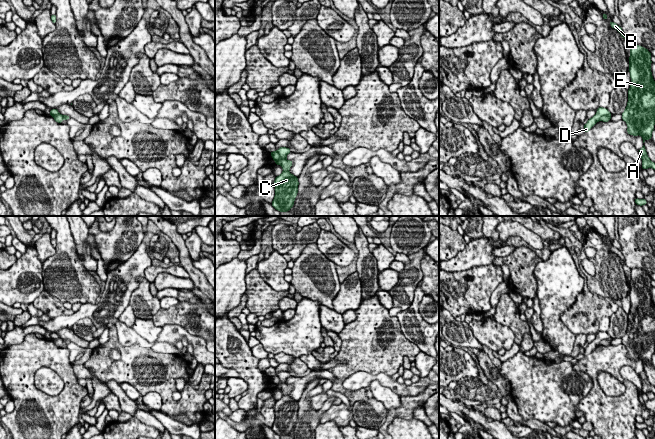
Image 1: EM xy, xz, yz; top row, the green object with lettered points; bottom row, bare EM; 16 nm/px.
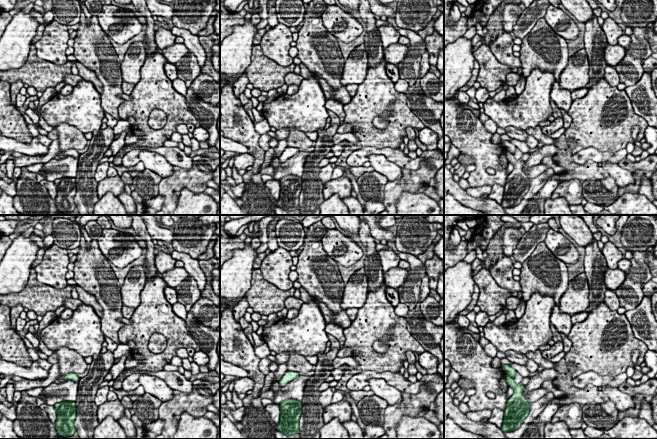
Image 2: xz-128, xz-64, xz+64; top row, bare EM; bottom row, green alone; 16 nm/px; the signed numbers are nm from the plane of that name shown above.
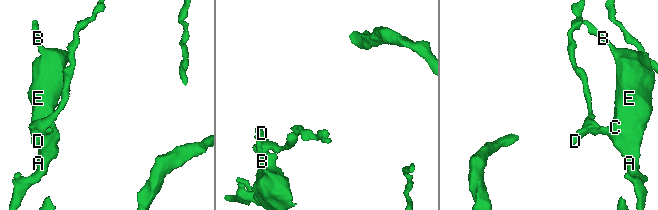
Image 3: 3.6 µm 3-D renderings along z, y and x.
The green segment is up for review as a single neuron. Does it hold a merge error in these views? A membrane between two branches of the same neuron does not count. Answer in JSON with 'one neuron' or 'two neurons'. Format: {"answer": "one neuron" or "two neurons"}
{"answer": "two neurons"}

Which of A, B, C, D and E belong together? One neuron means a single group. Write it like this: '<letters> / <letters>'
A B C E / D

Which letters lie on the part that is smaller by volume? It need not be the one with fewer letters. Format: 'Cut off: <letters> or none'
Cut off: A, B, C, E

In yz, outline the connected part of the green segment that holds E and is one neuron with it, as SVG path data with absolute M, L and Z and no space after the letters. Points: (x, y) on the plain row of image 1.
M639 269L630 270L629 296L631 309L628 314L628 326L622 337L622 344L627 347L627 357L633 360L640 359L643 367L650 364L655 349L655 305L651 296L651 277L647 272Z

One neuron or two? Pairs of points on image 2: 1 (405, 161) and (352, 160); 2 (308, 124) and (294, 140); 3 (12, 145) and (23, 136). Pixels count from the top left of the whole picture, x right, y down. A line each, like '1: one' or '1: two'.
1: one
2: two
3: two

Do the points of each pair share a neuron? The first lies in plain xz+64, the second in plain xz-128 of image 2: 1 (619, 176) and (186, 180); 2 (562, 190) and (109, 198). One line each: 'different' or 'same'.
1: different
2: different

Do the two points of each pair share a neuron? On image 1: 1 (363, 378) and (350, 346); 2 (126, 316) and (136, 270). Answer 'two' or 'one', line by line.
1: two
2: two

